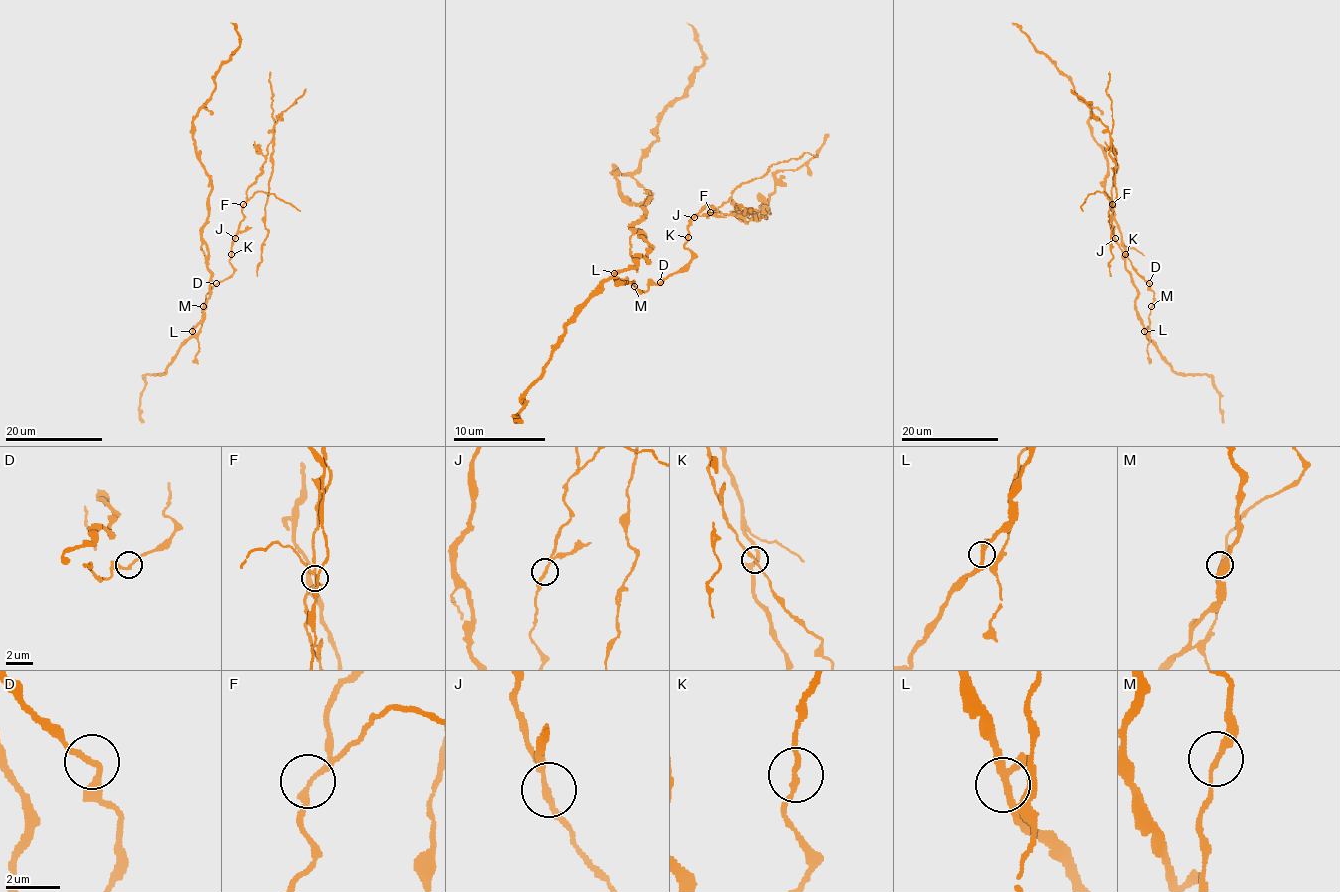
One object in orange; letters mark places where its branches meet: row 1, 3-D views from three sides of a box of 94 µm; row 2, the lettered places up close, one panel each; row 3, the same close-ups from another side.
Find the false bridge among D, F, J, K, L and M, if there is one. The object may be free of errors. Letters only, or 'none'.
F

